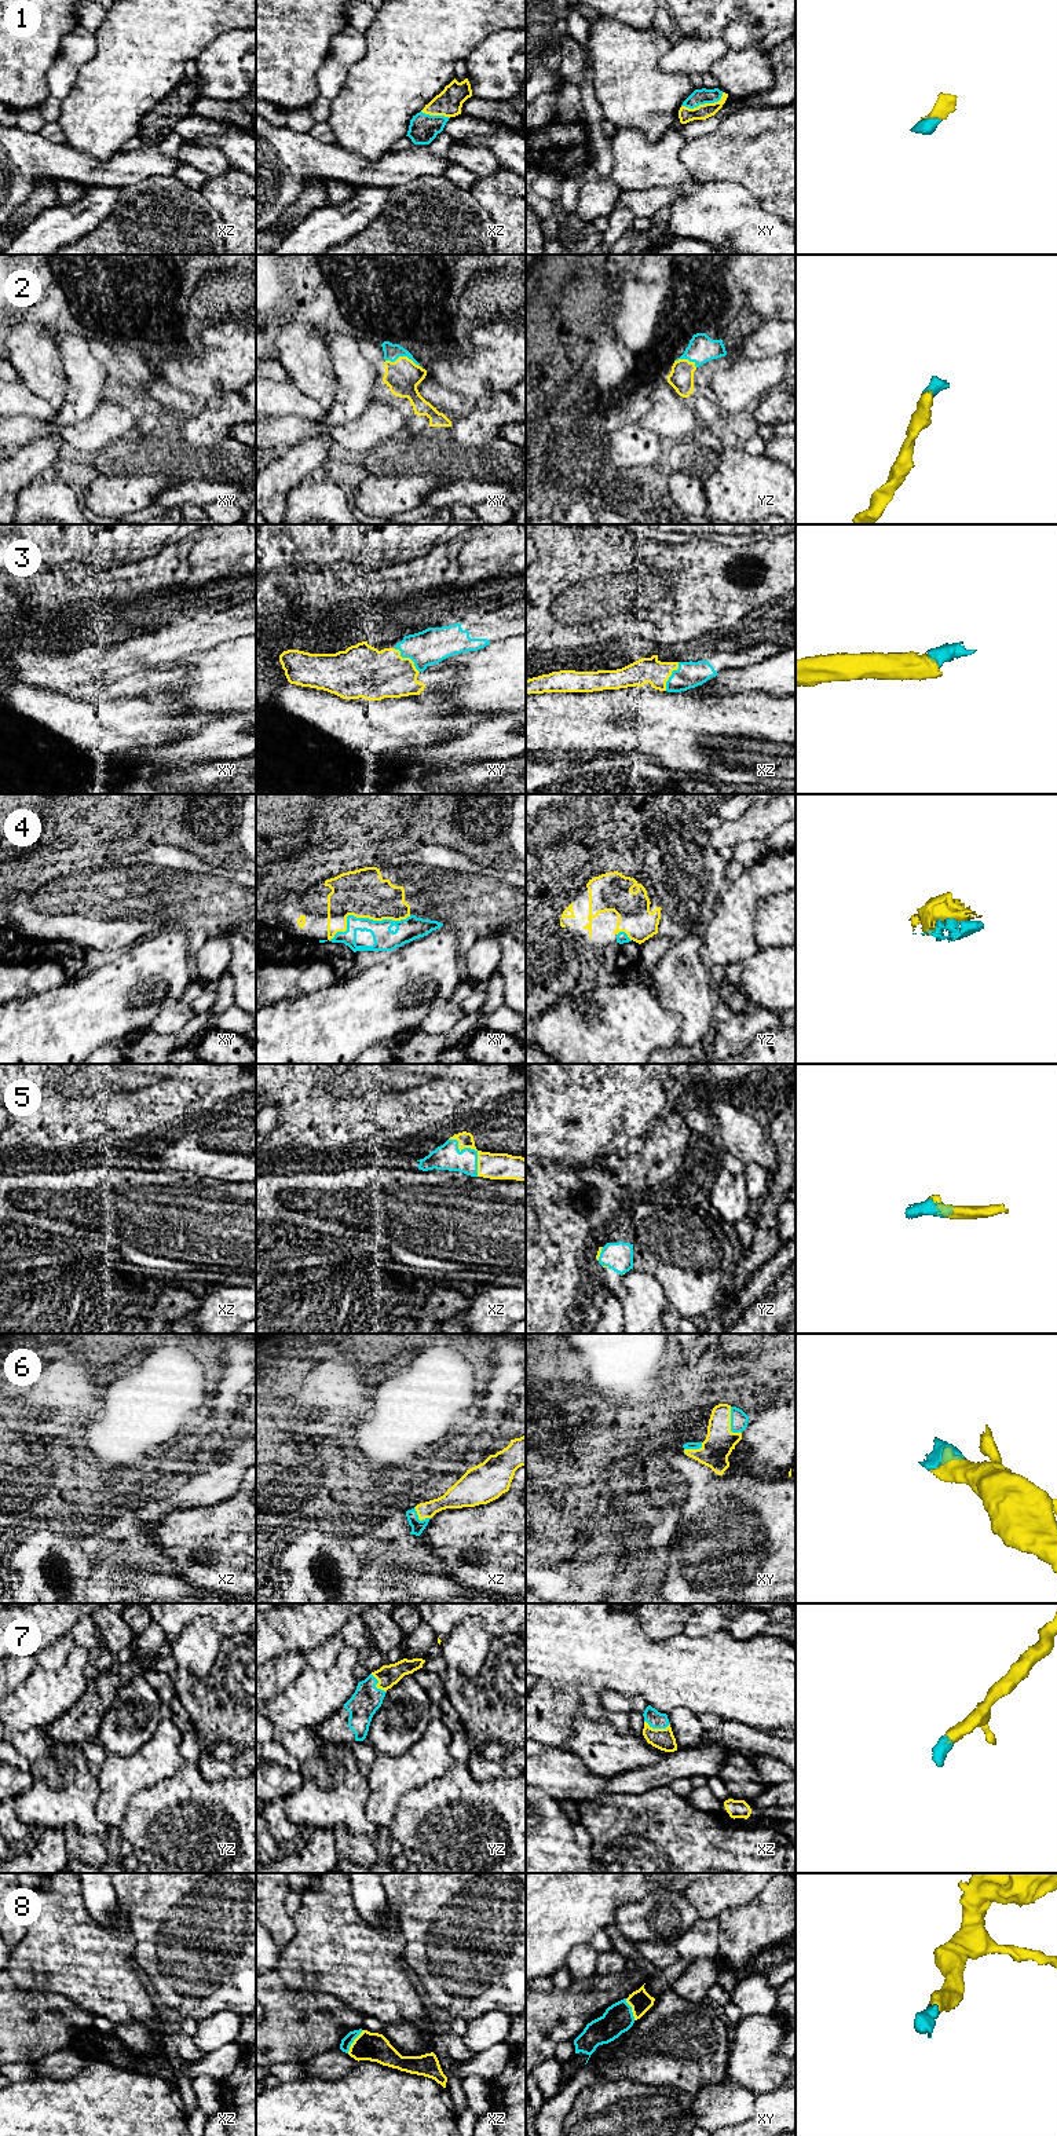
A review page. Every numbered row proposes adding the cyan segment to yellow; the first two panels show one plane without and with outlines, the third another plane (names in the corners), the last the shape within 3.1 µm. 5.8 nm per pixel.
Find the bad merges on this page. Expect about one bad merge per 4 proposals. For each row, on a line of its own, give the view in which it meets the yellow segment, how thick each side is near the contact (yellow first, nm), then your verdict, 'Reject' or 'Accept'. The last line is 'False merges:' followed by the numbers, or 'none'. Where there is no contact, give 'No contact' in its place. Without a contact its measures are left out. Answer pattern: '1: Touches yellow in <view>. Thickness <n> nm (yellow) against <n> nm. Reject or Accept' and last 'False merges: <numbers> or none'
1: Touches yellow in xy. Thickness 90 nm (yellow) against 100 nm. Accept
2: Touches yellow in xy. Thickness 200 nm (yellow) against 100 nm. Accept
3: Touches yellow in xy. Thickness 300 nm (yellow) against 200 nm. Accept
4: Touches yellow in xy. Thickness 280 nm (yellow) against 130 nm. Accept
5: Touches yellow in xz. Thickness 160 nm (yellow) against 160 nm. Accept
6: Touches yellow in xy. Thickness 170 nm (yellow) against 100 nm. Accept
7: Touches yellow in xz. Thickness 130 nm (yellow) against 100 nm. Accept
8: Touches yellow in xz. Thickness 170 nm (yellow) against 60 nm. Accept
False merges: none

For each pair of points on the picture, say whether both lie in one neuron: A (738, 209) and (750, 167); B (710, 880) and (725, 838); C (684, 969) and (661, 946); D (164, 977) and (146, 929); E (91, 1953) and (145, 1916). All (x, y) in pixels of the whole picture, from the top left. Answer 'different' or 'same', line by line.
A: different
B: different
C: different
D: different
E: different

